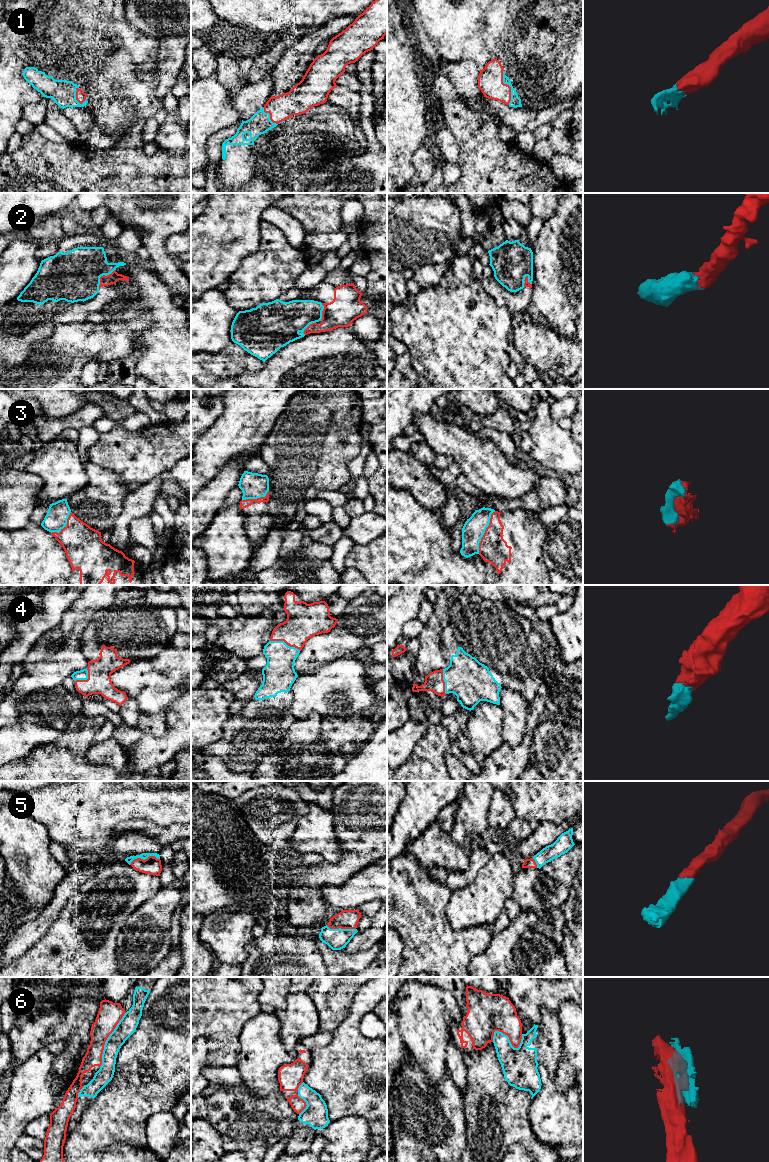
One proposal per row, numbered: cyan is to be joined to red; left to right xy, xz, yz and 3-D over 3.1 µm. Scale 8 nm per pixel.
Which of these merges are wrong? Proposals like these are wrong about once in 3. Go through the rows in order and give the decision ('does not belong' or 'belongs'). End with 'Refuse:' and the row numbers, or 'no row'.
1: belongs
2: belongs
3: belongs
4: belongs
5: belongs
6: does not belong
Refuse: 6

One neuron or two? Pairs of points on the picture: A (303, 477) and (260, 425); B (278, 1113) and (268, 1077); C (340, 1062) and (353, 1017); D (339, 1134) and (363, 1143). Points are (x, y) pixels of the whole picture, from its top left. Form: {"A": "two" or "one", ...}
{"A": "two", "B": "two", "C": "one", "D": "one"}

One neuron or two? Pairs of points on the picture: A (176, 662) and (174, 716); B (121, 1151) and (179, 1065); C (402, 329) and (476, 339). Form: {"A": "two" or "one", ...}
{"A": "two", "B": "two", "C": "one"}

